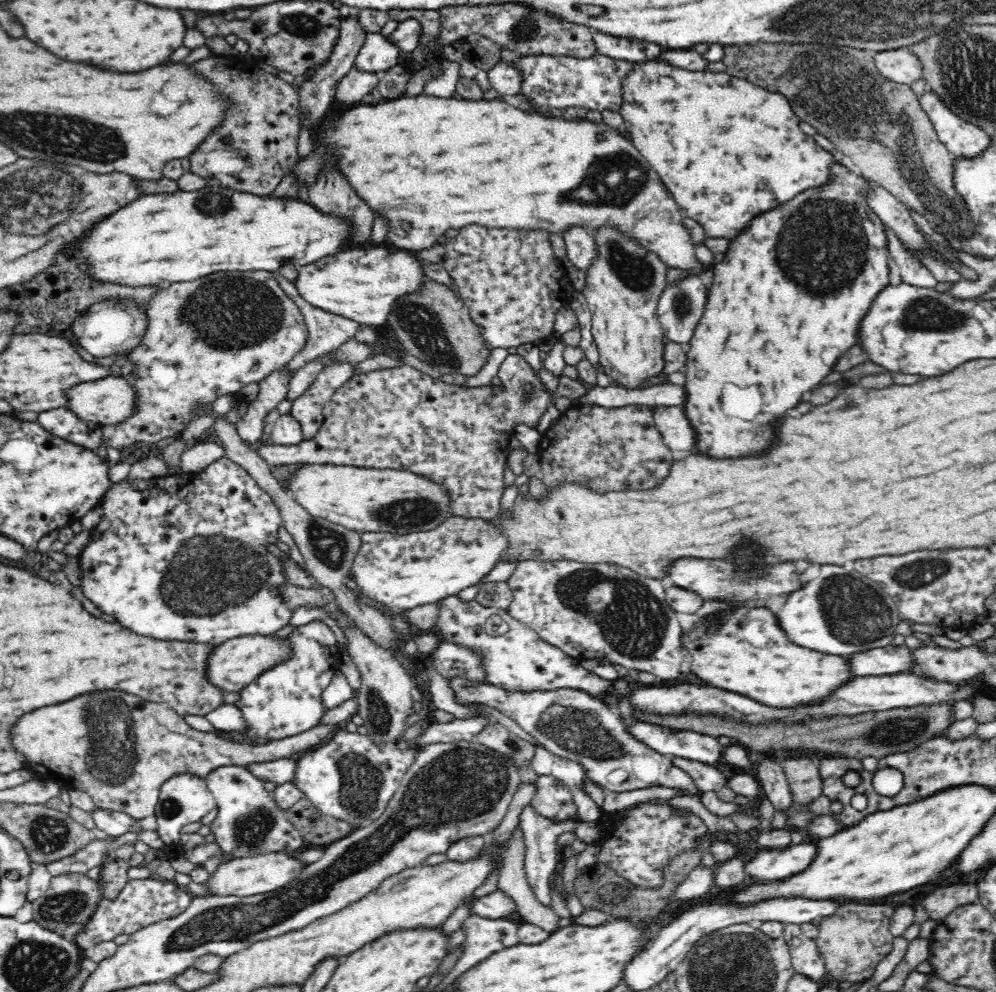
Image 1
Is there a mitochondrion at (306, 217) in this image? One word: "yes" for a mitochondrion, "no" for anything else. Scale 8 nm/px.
no

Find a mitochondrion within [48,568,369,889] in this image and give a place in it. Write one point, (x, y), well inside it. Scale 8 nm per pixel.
(111, 756)

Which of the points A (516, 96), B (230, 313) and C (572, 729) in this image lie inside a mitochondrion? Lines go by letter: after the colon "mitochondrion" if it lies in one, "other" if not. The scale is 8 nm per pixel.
A: other
B: mitochondrion
C: mitochondrion

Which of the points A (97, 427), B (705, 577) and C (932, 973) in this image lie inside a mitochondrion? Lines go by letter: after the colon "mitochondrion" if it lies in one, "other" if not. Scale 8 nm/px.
A: other
B: other
C: other

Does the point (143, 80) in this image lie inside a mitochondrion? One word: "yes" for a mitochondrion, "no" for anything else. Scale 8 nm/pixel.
no

